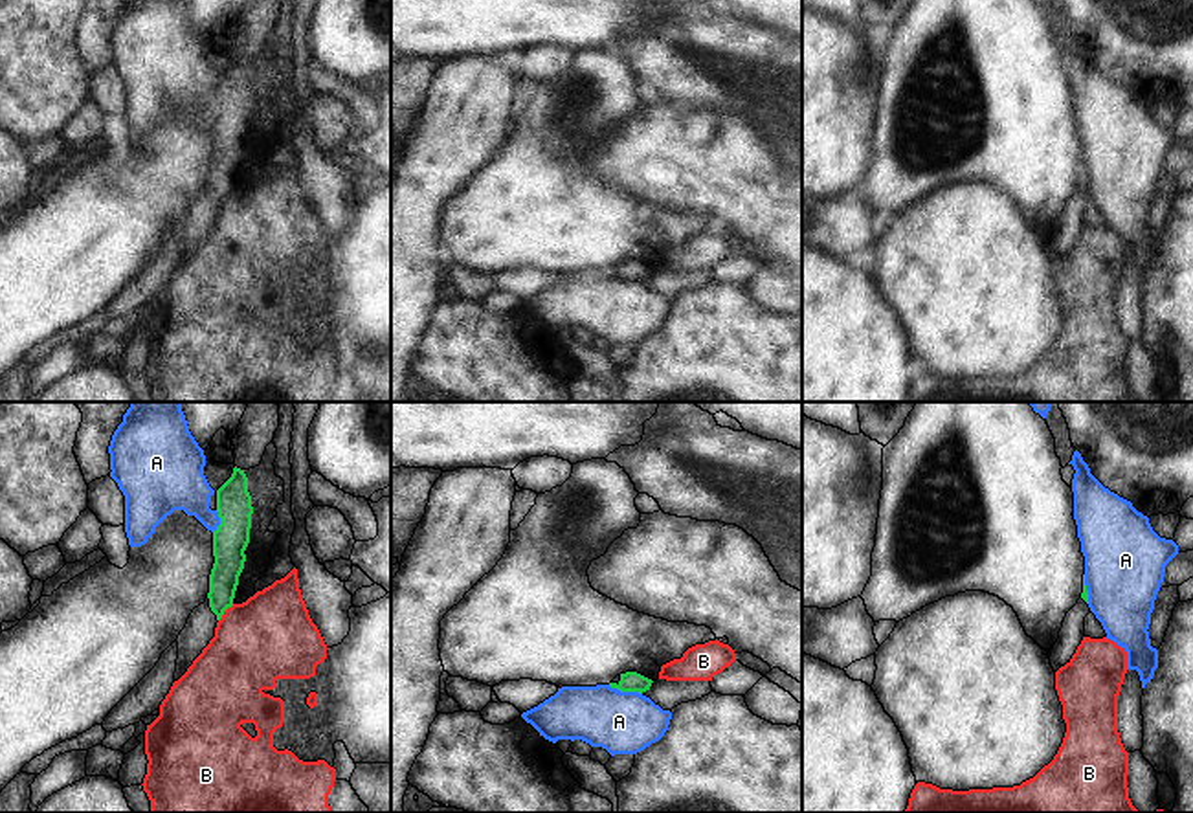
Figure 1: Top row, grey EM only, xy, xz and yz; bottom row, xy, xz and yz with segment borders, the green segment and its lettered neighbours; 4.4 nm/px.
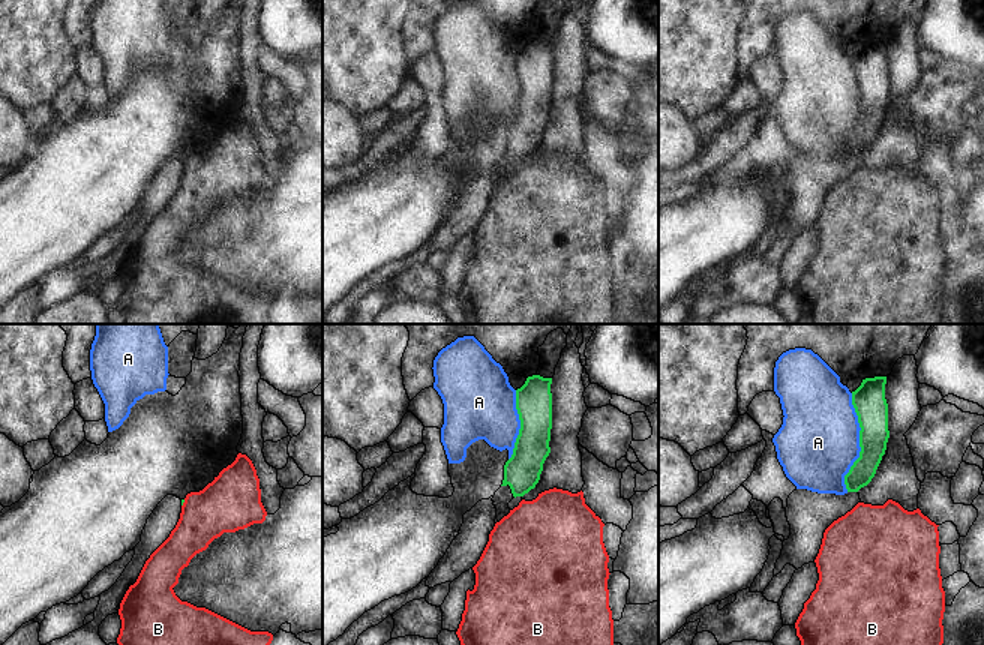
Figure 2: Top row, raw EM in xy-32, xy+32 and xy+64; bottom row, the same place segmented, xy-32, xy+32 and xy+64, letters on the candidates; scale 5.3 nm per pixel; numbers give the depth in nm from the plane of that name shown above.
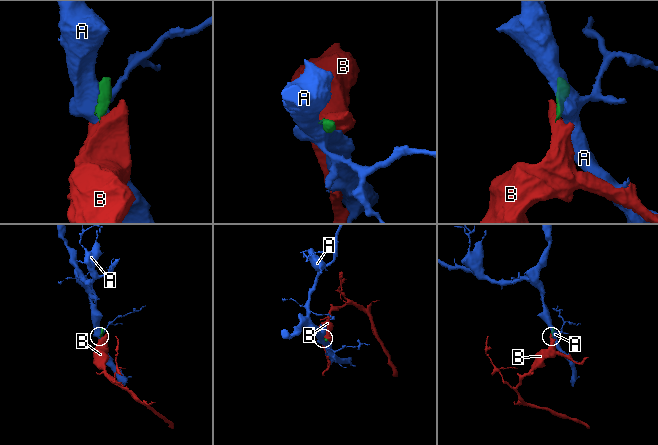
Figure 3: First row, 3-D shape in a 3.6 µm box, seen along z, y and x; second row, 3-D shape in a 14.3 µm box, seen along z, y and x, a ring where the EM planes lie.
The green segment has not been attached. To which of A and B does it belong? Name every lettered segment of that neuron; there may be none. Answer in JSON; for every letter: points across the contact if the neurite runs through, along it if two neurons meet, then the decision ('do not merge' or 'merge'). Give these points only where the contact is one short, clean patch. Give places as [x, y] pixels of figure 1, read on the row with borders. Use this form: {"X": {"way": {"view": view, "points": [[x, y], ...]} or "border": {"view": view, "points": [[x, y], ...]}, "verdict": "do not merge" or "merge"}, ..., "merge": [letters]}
{"A": {"verdict": "do not merge"}, "B": {"border": {"view": "xy", "points": [[234, 604], [219, 621]]}, "verdict": "do not merge"}, "merge": []}

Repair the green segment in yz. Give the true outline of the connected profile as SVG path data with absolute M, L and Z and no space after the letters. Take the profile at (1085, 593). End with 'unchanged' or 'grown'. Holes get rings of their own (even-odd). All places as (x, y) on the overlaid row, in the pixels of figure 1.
M1083 574L1083 593L1077 604L1066 613L1063 620L1063 628L1059 631L1059 639L1054 644L1054 648L1048 652L1050 664L1054 672L1057 672L1061 666L1070 663L1072 655L1076 653L1077 646L1081 644L1085 637L1085 617L1090 613L1088 607L1088 591L1085 585L1085 574Z; grown

